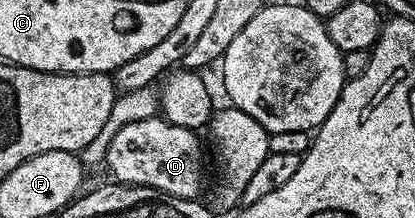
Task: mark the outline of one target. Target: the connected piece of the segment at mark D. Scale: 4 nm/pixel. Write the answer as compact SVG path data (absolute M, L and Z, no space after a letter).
M156 115L145 120L137 120L125 124L111 143L109 143L105 165L113 173L116 182L127 185L149 186L161 190L165 194L175 195L176 198L194 200L199 194L203 181L203 153L200 137L194 130L172 124L164 117Z

